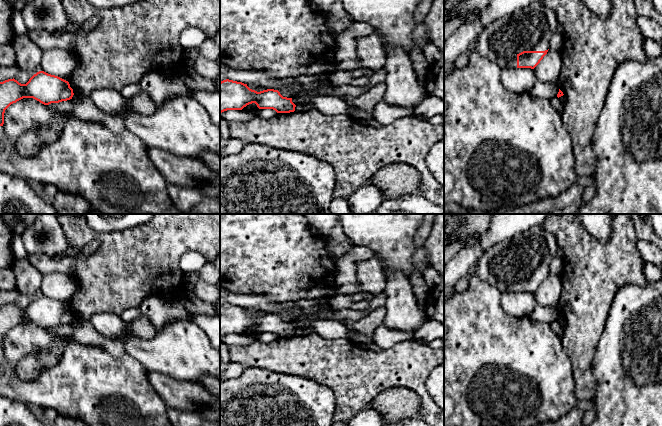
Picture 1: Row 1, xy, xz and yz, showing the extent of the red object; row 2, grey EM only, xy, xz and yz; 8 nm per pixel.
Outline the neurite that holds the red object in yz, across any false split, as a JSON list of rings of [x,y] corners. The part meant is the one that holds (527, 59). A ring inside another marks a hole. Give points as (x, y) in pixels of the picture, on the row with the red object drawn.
[[[544,0],[536,1],[510,16],[488,24],[470,49],[495,62],[500,68],[534,69],[547,54],[550,39],[556,33],[558,25],[555,13],[545,6]]]

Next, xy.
[[[39,71],[26,84],[8,79],[0,82],[0,126],[4,124],[5,110],[23,98],[33,98],[44,105],[72,99],[74,93],[68,81]]]

